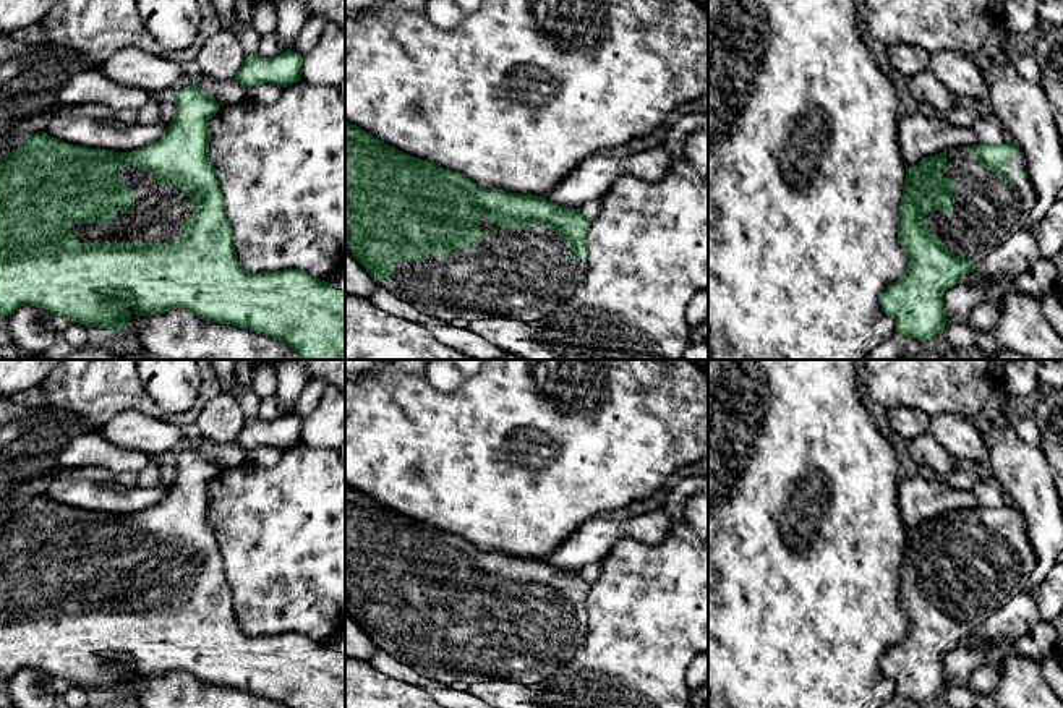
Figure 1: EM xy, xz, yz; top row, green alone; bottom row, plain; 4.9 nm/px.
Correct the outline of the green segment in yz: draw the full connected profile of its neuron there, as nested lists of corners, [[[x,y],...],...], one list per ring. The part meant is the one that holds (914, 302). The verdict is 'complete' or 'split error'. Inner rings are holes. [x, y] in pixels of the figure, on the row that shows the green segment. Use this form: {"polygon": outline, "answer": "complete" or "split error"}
{"polygon": [[[1011,143],[950,147],[906,168],[899,204],[898,240],[909,267],[880,296],[882,309],[894,319],[896,332],[929,340],[943,332],[943,296],[997,246],[1021,230],[1035,206],[1026,159]]], "answer": "split error"}

